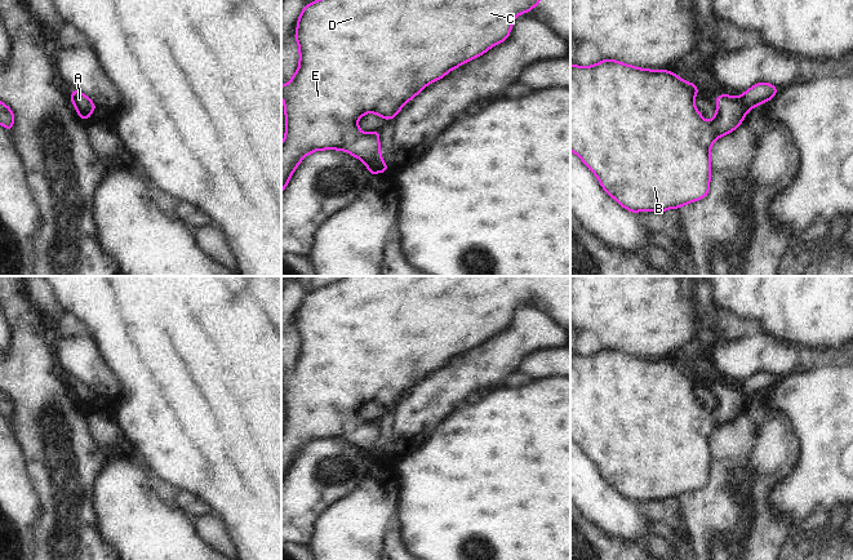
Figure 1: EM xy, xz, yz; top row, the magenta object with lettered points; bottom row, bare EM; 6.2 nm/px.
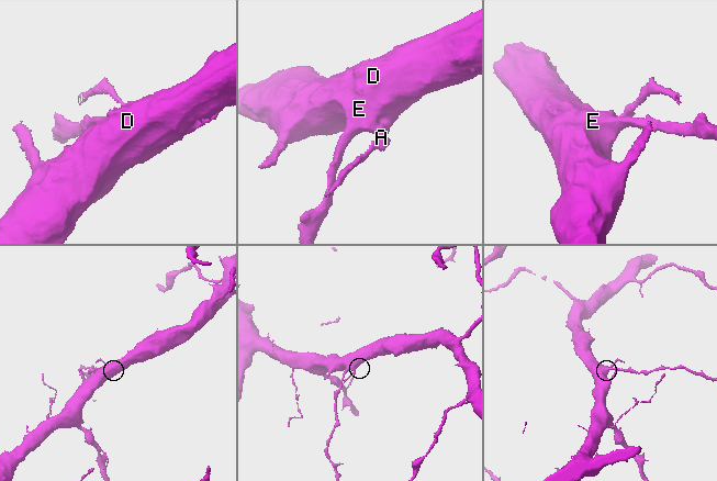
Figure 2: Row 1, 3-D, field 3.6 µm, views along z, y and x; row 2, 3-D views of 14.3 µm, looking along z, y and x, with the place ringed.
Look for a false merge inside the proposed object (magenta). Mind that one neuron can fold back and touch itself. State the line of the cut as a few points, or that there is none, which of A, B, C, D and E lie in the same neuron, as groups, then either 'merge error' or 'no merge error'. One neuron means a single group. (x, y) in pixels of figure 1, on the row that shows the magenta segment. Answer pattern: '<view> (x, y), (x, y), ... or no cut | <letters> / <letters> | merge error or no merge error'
xz (378, 154), (365, 163) | A / B C D E | merge error

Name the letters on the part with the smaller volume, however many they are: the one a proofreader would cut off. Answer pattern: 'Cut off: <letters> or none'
Cut off: A

